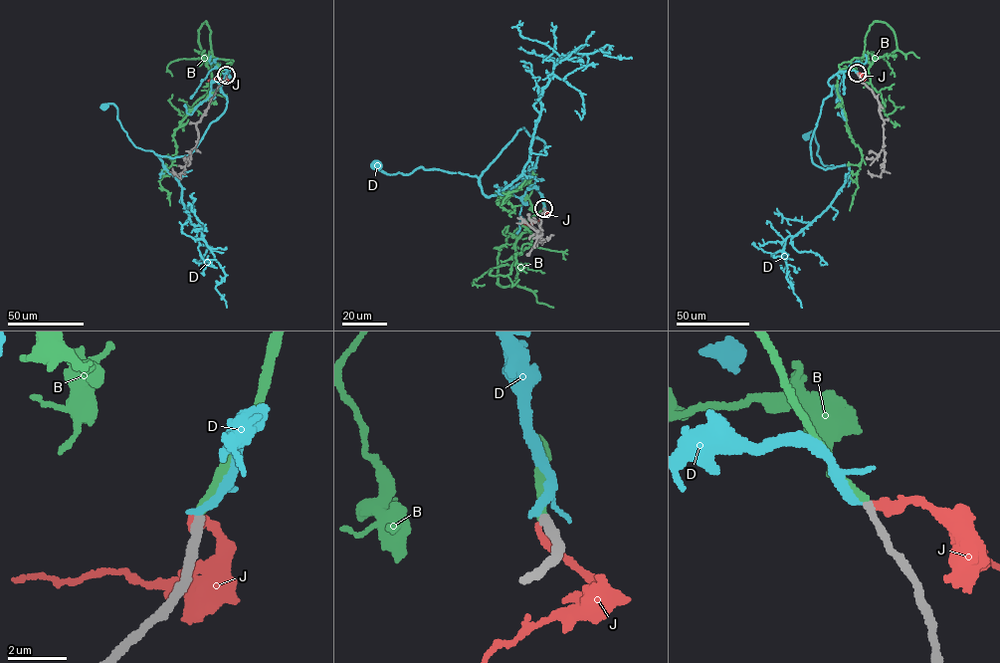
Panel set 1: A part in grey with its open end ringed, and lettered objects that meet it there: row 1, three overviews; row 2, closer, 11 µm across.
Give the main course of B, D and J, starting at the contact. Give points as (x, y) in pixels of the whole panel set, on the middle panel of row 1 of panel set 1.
B: (543, 208), (542, 200), (500, 250), (498, 282), (515, 283), (514, 244), (530, 231), (509, 273), (492, 272)
D: (543, 208), (534, 170), (528, 167), (545, 144), (524, 127), (479, 177), (421, 167), (390, 174), (376, 165)
J: (543, 209), (545, 215), (524, 225)

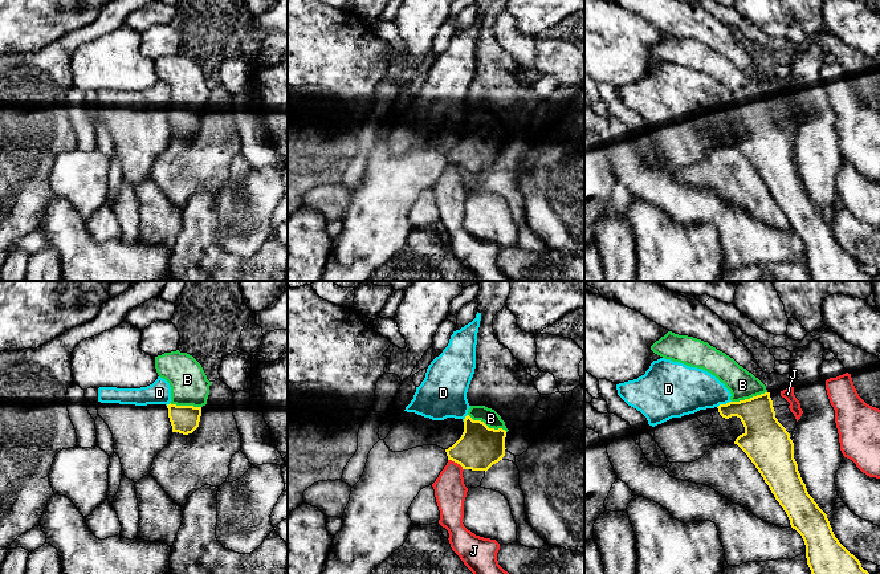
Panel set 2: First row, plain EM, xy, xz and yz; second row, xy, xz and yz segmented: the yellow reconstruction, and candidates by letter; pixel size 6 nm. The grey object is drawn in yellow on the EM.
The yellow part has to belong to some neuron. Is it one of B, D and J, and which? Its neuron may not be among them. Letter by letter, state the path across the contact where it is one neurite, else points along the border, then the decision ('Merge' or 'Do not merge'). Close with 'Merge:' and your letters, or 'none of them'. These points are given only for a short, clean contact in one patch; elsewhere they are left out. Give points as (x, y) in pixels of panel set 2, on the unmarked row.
B: Path across: xz (480, 150), (487, 129), (491, 121). Merge
D: Boundary: yz (730, 104), (717, 110). Do not merge
J: Boundary: xz (448, 162), (457, 166), (463, 172). Do not merge
Merge: B

